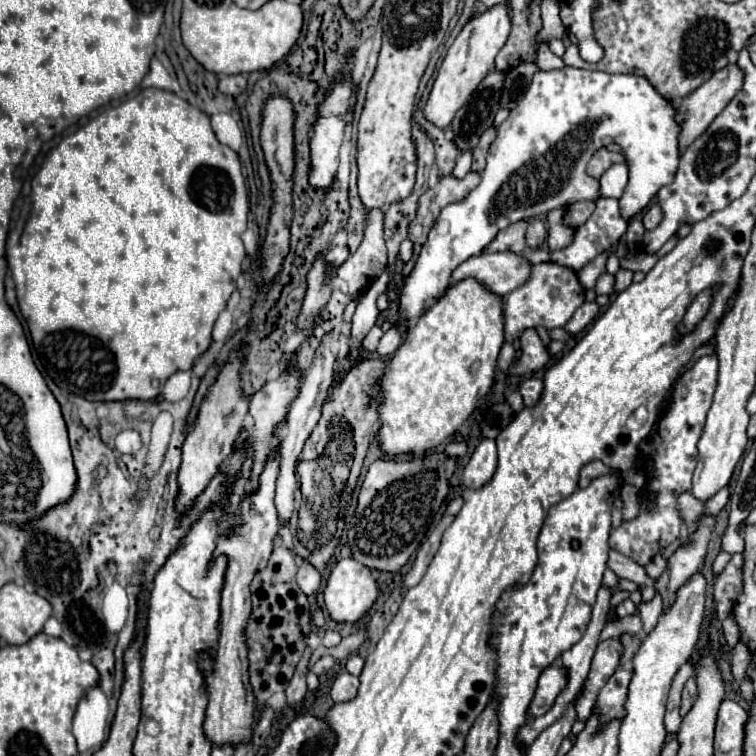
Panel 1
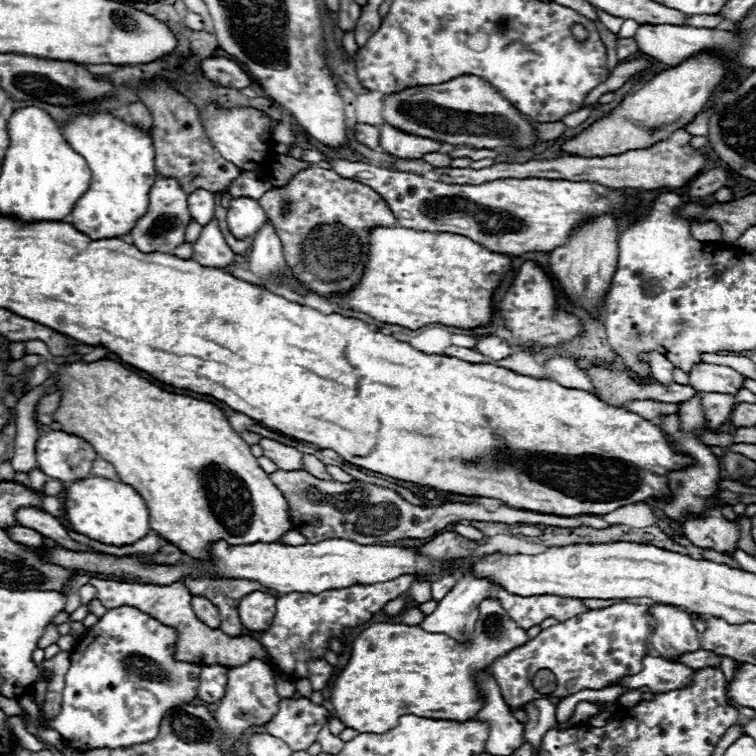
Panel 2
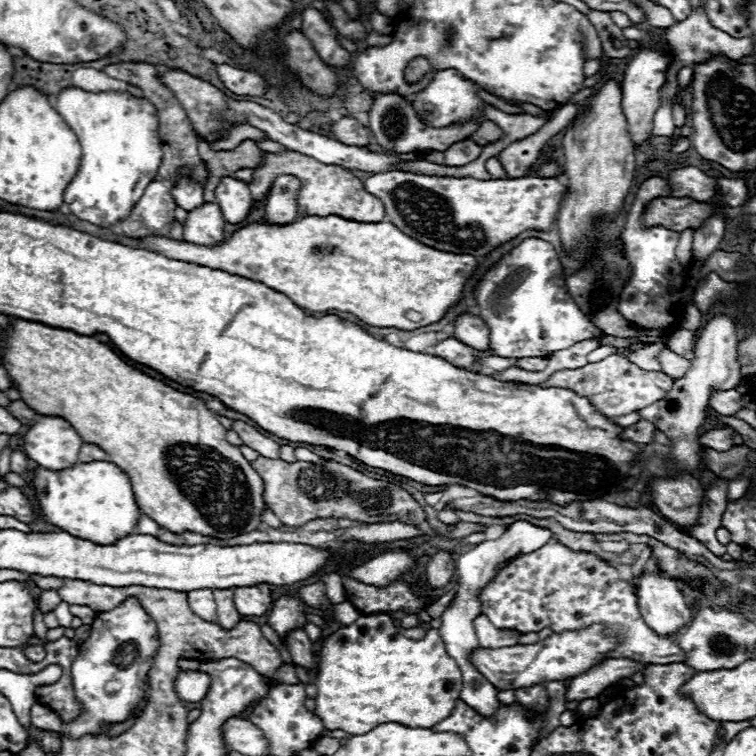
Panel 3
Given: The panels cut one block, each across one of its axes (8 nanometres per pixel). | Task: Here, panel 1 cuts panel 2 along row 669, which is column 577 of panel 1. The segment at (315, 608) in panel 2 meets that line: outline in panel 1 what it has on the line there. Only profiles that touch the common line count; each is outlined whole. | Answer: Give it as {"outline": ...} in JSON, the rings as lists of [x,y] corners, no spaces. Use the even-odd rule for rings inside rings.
{"outline":[[[554,262],[536,264],[532,268],[532,276],[526,284],[516,288],[508,294],[506,306],[504,306],[504,332],[506,340],[512,344],[516,338],[522,336],[526,328],[538,328],[544,326],[546,330],[554,330],[560,326],[566,326],[572,318],[574,310],[584,302],[584,288],[578,282],[578,276],[574,270],[558,266]]]}

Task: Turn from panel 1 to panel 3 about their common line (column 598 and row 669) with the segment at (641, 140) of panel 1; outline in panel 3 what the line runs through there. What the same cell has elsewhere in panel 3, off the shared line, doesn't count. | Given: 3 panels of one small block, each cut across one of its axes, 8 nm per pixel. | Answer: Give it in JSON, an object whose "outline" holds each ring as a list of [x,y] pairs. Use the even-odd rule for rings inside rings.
{"outline":[[[130,598],[112,612],[96,614],[94,622],[90,624],[90,636],[78,646],[78,656],[72,664],[72,682],[76,698],[80,698],[84,704],[84,714],[78,720],[64,724],[60,718],[56,718],[56,714],[52,714],[52,710],[34,704],[30,710],[32,724],[78,738],[82,734],[98,732],[100,724],[124,722],[144,696],[144,682],[156,648],[154,634],[156,622],[140,608],[136,598]]]}

